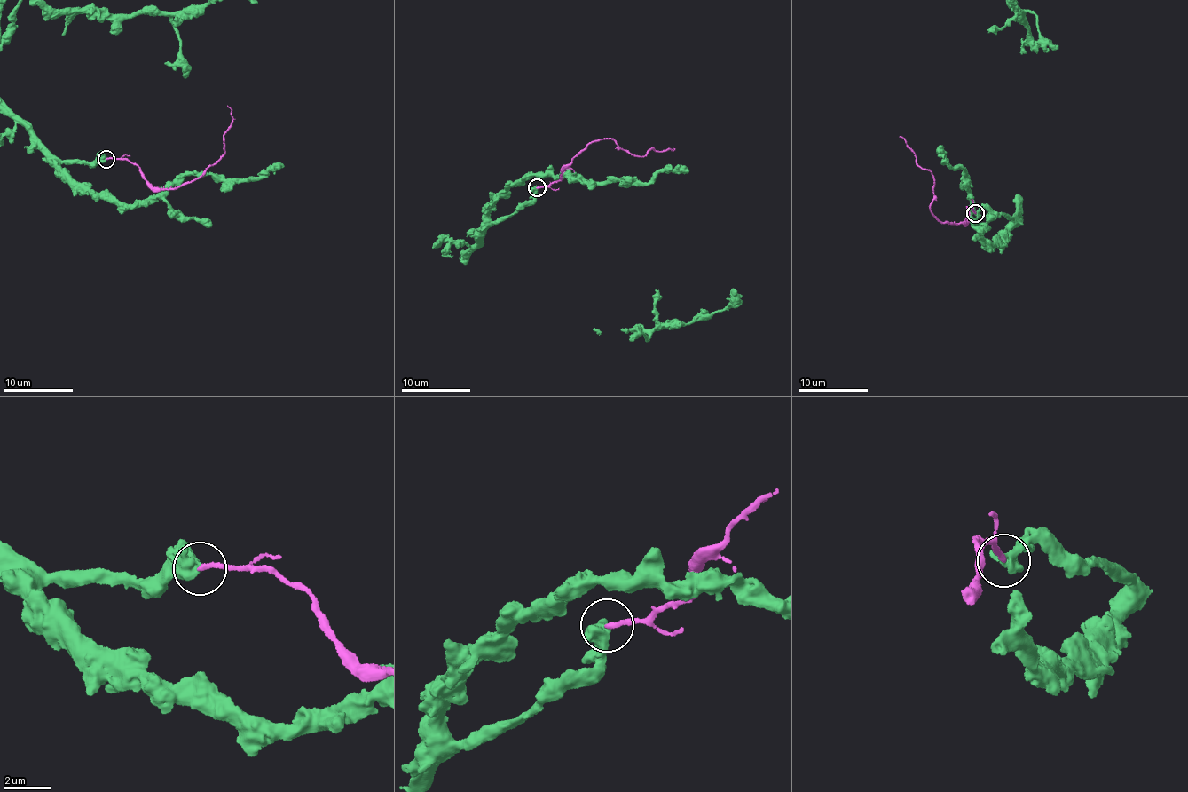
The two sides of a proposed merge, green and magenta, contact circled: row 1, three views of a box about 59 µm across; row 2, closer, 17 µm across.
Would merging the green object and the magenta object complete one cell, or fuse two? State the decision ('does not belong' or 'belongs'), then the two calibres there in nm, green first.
does not belong; calibres 400 and 200 nm

